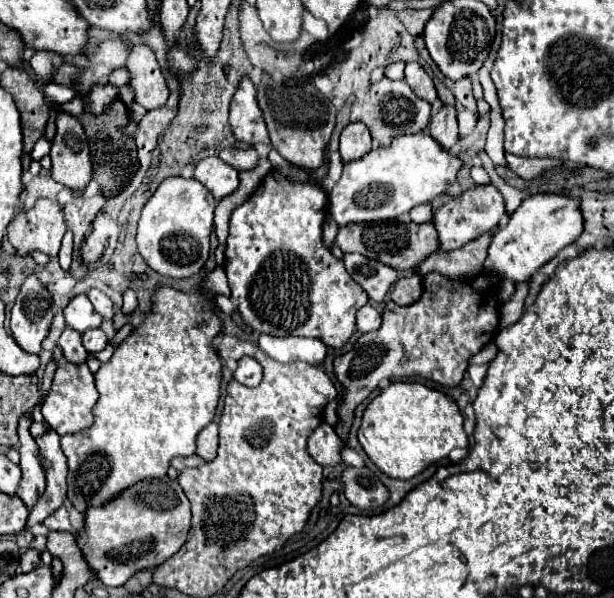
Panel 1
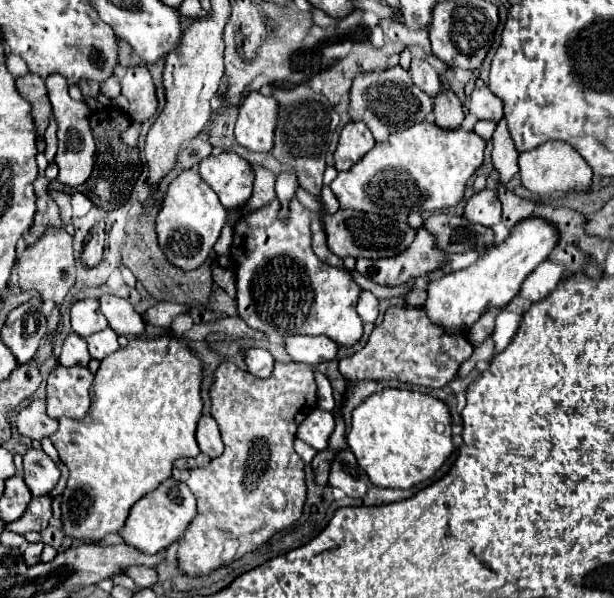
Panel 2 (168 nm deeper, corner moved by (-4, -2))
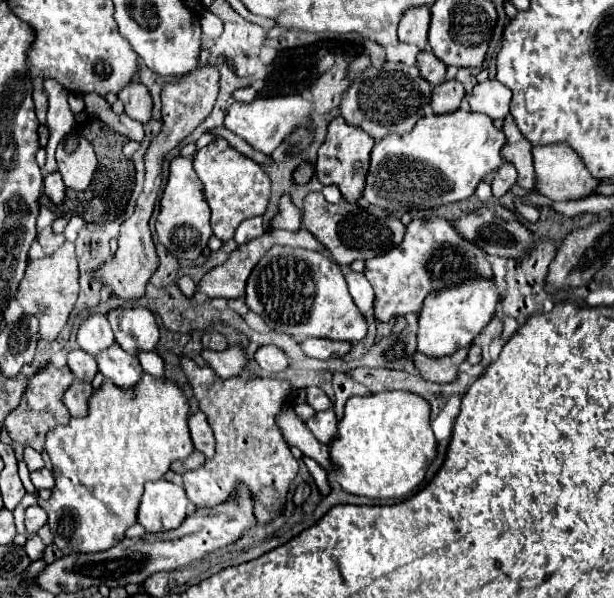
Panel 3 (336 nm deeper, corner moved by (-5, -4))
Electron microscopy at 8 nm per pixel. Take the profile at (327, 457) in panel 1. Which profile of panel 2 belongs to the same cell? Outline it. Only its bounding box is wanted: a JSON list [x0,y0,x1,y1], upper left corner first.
[297,408,335,450]

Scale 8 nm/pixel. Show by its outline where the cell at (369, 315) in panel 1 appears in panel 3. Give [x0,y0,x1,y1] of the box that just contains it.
[346,272,374,318]

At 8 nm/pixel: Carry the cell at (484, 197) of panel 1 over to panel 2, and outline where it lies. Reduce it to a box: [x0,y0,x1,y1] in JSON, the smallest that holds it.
[463,190,501,226]

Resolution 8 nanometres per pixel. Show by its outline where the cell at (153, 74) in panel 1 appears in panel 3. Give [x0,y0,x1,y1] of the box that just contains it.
[118,82,152,124]

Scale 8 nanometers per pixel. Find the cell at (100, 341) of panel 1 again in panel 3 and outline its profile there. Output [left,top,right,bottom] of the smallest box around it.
[96,344,142,388]

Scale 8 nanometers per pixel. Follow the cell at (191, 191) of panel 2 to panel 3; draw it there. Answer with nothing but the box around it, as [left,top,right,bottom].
[156,156,214,260]

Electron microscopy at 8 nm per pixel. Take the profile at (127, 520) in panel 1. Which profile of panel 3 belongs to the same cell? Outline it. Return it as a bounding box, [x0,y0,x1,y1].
[138,480,190,534]

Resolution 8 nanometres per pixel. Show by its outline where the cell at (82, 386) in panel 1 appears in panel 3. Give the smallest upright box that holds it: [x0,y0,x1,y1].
[64,378,92,416]

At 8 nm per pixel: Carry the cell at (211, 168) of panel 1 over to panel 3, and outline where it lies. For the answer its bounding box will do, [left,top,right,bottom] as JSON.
[194,138,270,242]

